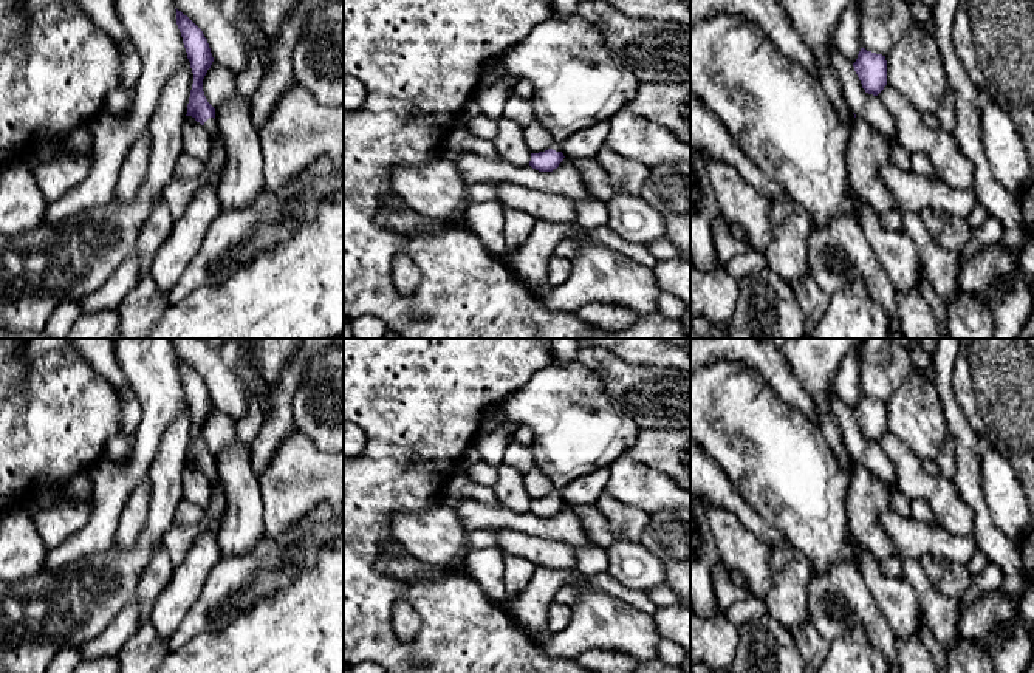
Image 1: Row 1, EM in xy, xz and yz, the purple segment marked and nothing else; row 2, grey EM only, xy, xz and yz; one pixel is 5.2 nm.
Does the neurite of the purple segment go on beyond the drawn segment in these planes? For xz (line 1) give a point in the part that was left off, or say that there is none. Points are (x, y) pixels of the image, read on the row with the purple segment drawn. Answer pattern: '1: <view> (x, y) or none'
1: xz (578, 82)

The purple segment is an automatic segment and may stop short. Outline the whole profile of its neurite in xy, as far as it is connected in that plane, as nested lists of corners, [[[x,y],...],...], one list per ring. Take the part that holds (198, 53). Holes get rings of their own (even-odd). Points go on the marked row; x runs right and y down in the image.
[[[176,9],[176,25],[193,73],[193,84],[187,104],[187,114],[206,127],[209,136],[220,136],[215,121],[215,108],[207,102],[203,91],[203,79],[211,68],[214,57],[203,31],[181,11]]]

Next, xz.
[[[577,12],[573,15],[551,15],[539,23],[522,42],[508,48],[503,53],[506,76],[528,79],[534,87],[531,104],[534,107],[536,121],[546,128],[554,142],[553,147],[531,153],[529,166],[539,172],[553,172],[563,161],[562,142],[571,135],[588,128],[597,122],[608,122],[608,119],[636,96],[639,82],[622,67],[610,53],[601,28],[587,22]]]

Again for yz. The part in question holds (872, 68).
[[[861,48],[853,67],[865,93],[878,96],[887,85],[885,56]]]

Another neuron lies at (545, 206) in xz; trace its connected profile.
[[[498,183],[498,201],[532,215],[537,221],[574,223],[576,201],[562,193],[532,190],[515,183]]]

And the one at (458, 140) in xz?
[[[463,122],[449,130],[441,144],[441,158],[455,161],[463,153],[475,153],[486,159],[498,161],[500,155],[492,141],[475,138]]]

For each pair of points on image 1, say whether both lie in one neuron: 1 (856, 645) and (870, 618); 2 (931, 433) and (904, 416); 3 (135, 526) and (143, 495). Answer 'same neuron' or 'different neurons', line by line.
1: different neurons
2: same neuron
3: same neuron

